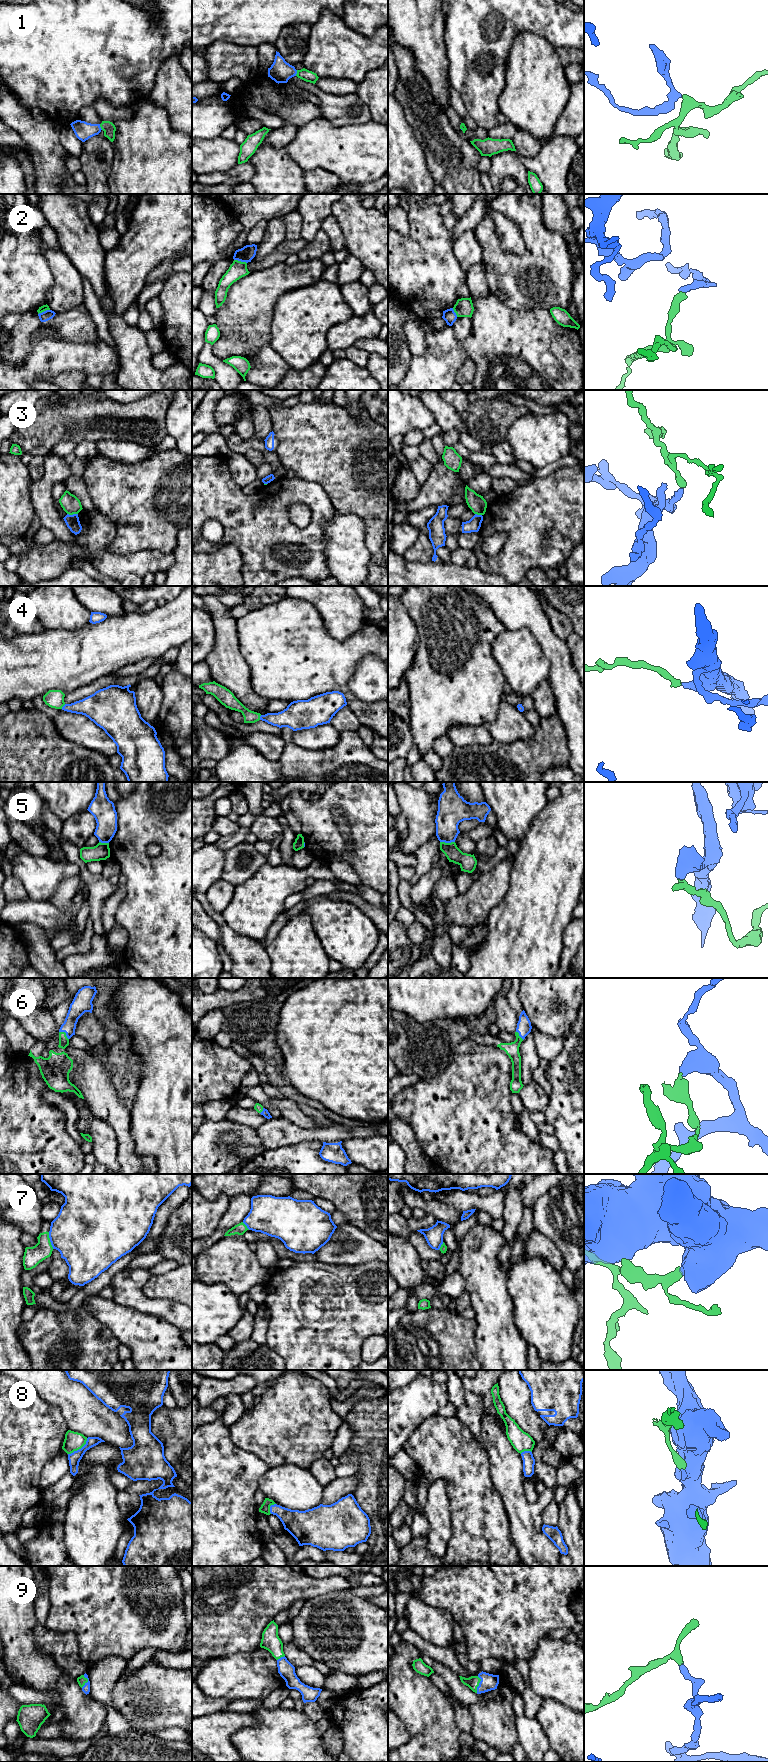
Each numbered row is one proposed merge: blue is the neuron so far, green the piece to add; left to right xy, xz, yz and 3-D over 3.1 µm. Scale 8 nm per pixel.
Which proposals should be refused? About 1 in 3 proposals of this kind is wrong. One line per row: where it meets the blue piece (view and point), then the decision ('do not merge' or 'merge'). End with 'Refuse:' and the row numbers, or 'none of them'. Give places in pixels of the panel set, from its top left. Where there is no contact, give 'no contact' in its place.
1: meets blue in xy at (100, 127); merge
2: meets blue in xz at (240, 260); do not merge
3: meets blue in xy at (73, 514); do not merge
4: meets blue in xy at (63, 706); merge
5: meets blue in yz at (447, 842); do not merge
6: meets blue in xy at (65, 1032); merge
7: meets blue in xy at (50, 1240); do not merge
8: meets blue in xy at (79, 1449); do not merge
9: meets blue in yz at (479, 1684); merge
Refuse: 2, 3, 5, 7, 8

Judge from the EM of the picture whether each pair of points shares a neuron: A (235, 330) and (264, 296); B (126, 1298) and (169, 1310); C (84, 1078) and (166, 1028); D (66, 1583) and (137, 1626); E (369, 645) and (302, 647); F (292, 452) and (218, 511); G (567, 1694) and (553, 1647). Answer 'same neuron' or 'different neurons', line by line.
A: same neuron
B: same neuron
C: different neurons
D: same neuron
E: same neuron
F: different neurons
G: same neuron

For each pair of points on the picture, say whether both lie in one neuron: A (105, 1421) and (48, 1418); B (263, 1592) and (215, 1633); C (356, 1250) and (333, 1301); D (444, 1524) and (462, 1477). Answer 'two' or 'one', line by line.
A: two
B: one
C: two
D: two

